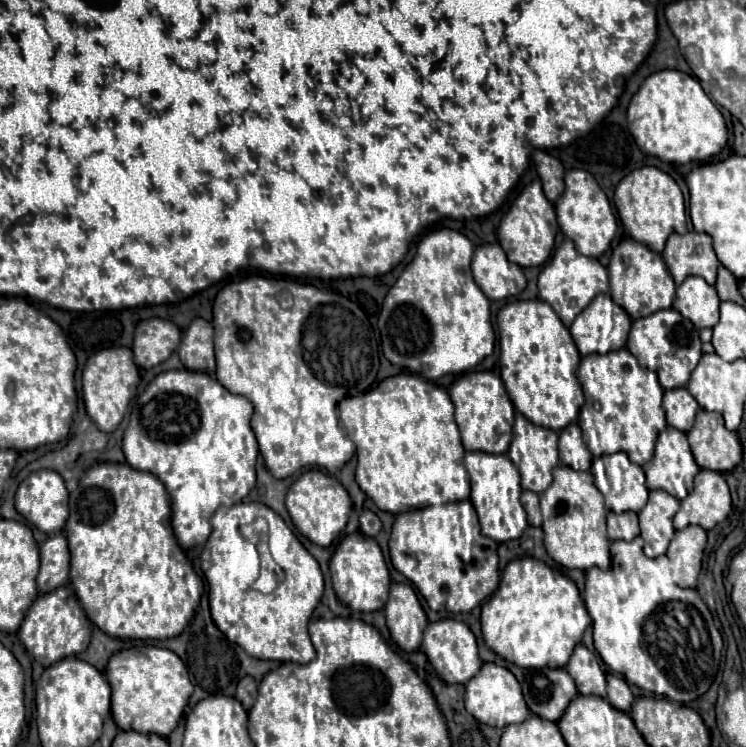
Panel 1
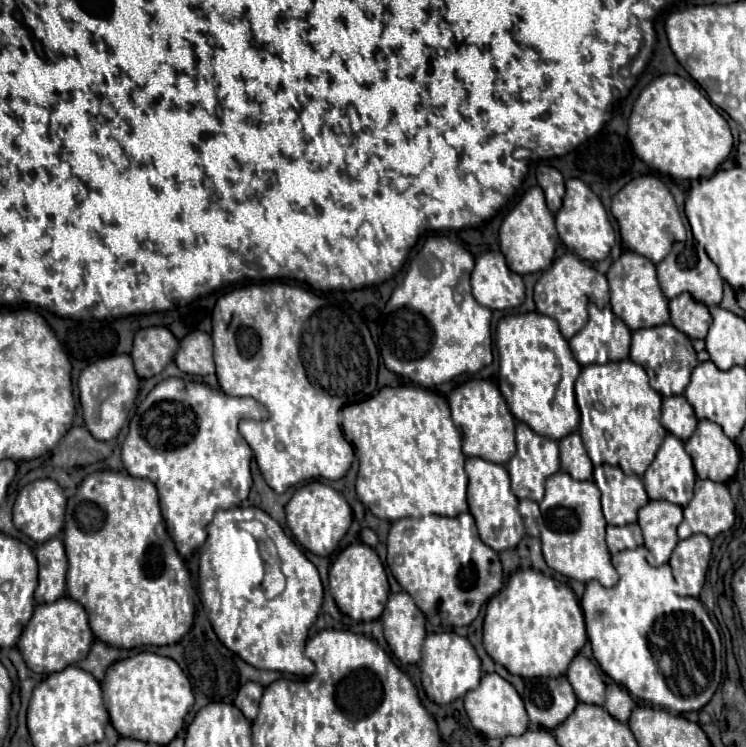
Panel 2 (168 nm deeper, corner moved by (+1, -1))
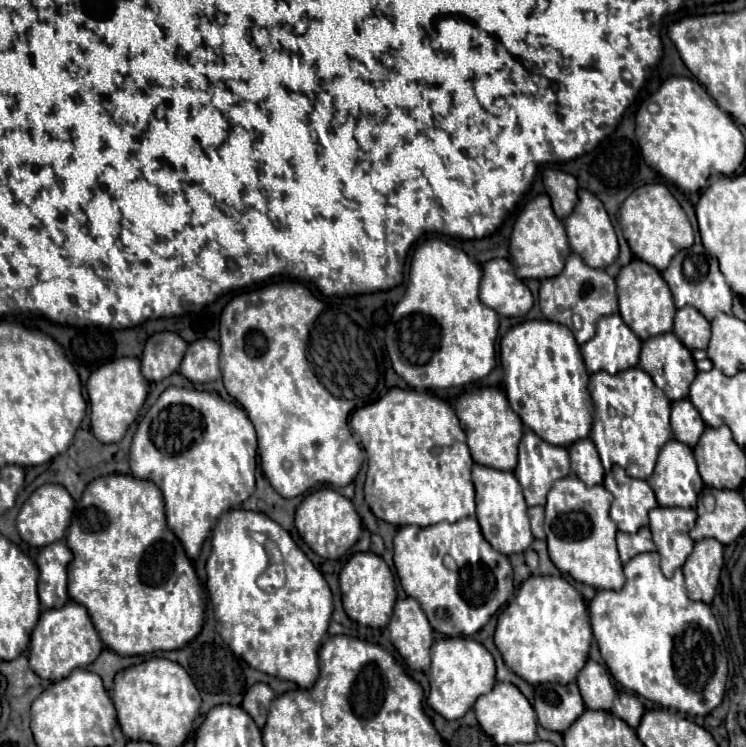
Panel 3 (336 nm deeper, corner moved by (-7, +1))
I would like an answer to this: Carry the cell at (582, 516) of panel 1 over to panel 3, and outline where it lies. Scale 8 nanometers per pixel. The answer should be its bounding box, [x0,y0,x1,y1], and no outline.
[546,475,624,591]

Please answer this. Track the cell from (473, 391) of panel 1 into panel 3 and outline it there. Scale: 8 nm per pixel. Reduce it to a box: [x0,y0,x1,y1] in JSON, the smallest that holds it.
[454,387,524,471]

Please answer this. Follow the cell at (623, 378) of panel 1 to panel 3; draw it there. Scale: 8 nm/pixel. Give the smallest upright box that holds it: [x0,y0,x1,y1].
[589,367,672,479]

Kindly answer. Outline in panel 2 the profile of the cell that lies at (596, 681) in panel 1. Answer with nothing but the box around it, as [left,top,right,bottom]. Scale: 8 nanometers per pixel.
[566,653,606,705]

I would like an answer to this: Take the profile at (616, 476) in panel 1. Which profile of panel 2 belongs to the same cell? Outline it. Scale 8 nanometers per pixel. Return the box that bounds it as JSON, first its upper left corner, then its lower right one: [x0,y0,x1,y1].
[593,465,648,525]

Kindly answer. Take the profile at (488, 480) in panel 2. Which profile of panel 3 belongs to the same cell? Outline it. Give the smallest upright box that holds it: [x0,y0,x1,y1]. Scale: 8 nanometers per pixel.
[472,465,534,555]

